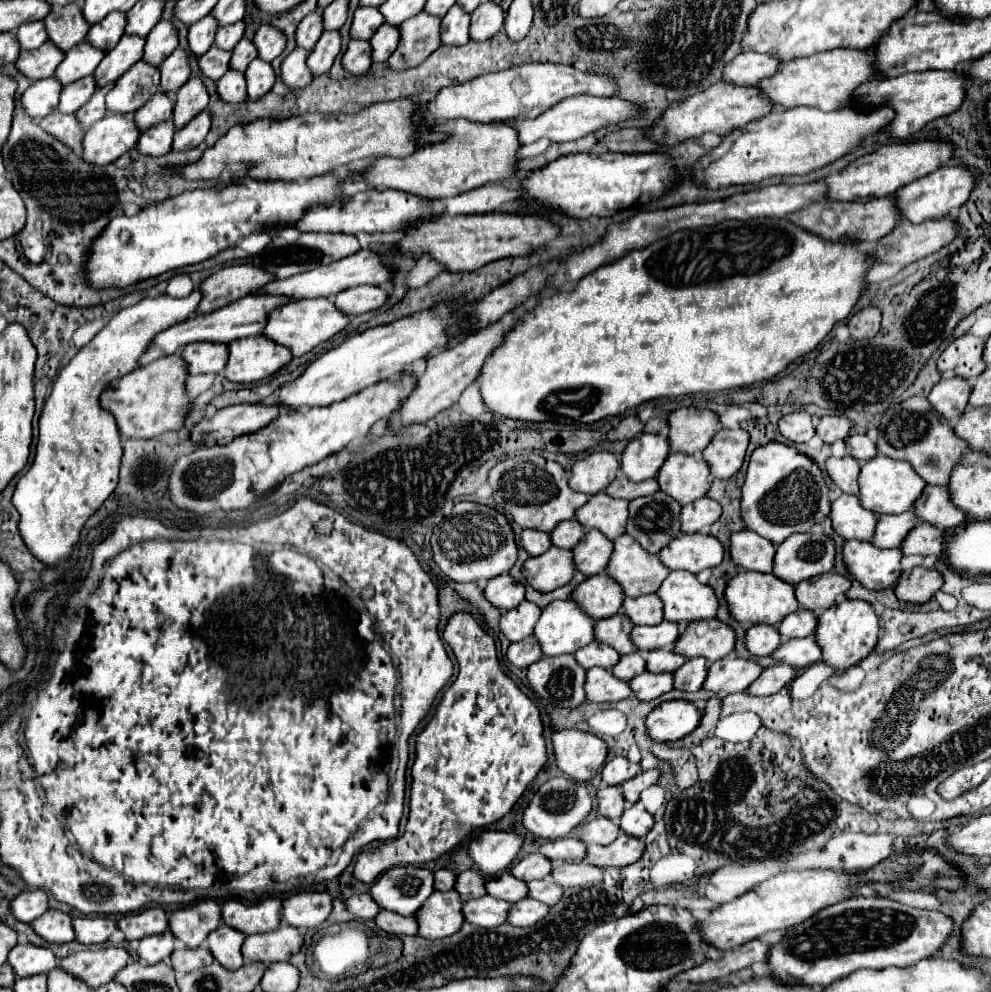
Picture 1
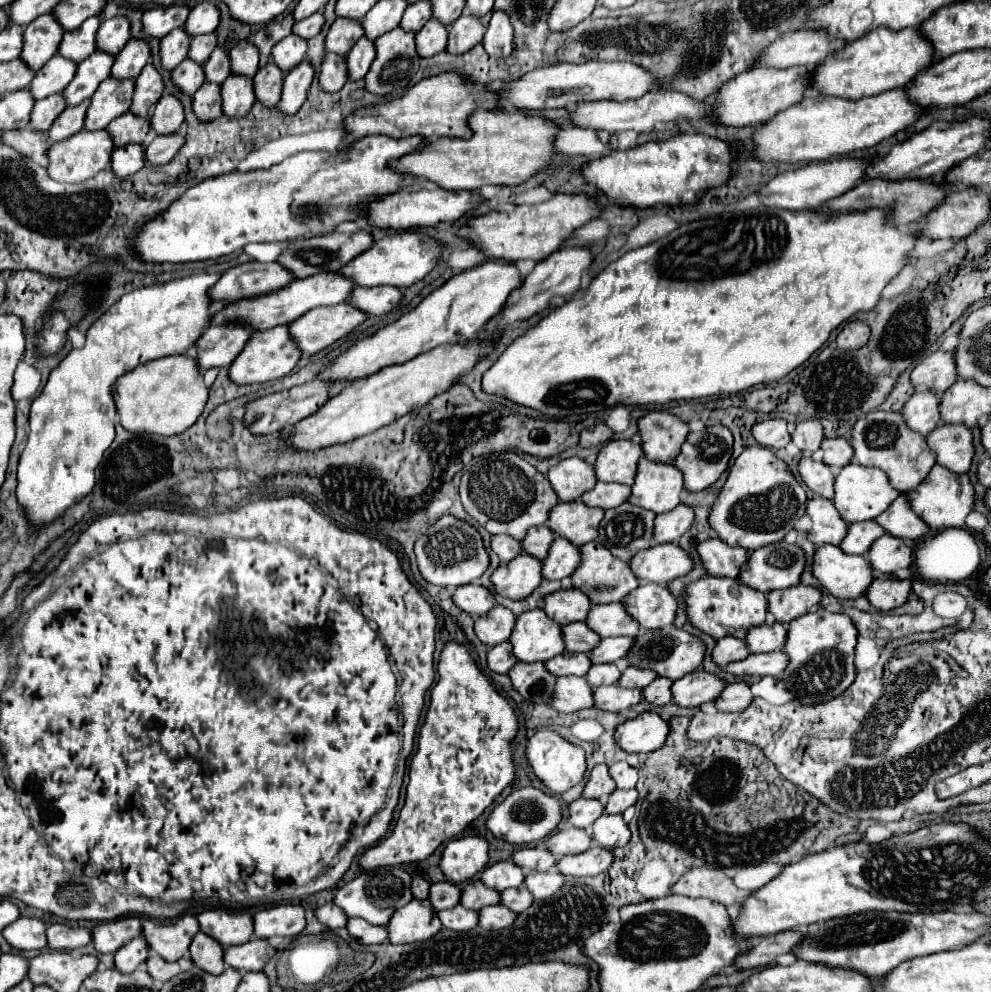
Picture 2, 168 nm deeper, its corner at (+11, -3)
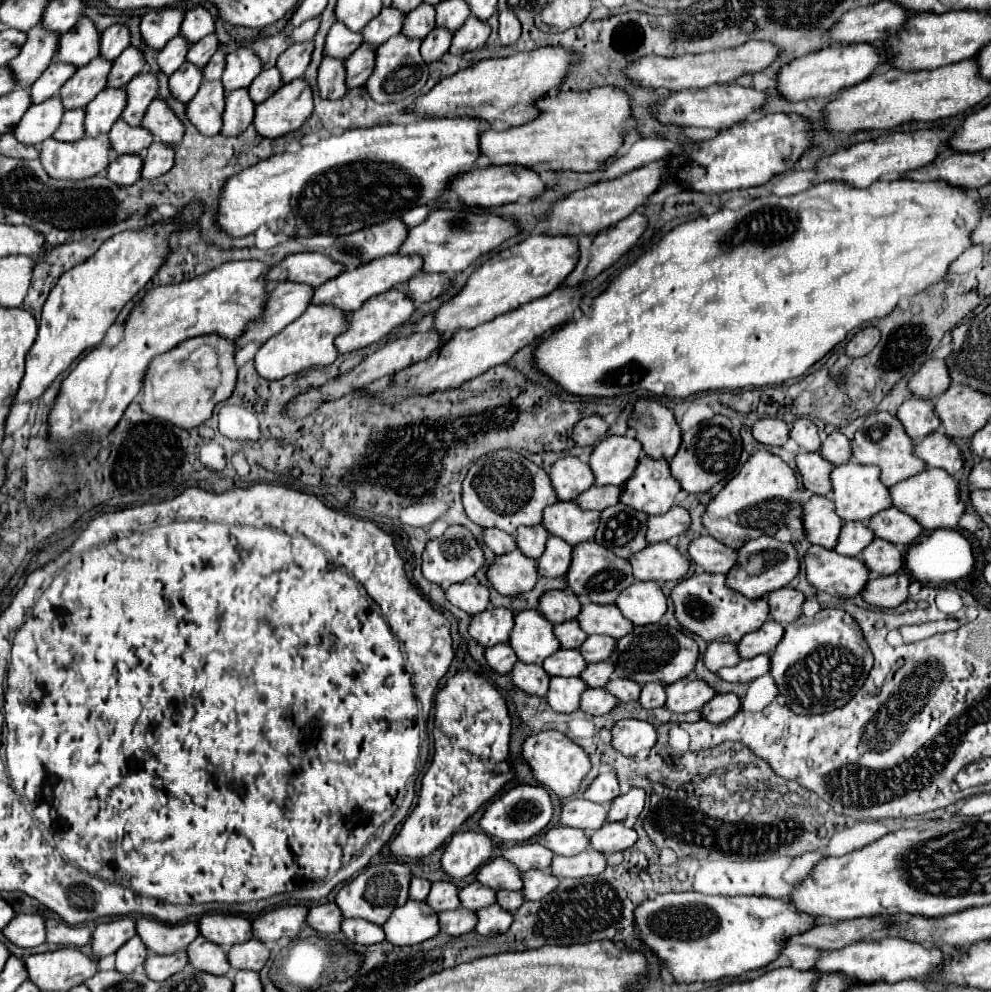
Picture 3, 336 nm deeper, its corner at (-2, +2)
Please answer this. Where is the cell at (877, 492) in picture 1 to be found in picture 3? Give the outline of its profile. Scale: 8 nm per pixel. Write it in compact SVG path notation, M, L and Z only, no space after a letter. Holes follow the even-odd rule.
M845 463L835 467L831 473L831 499L835 503L835 511L843 521L869 521L873 515L877 515L883 509L889 509L893 505L889 497L889 489L879 479L879 469L873 465L859 465L859 463Z

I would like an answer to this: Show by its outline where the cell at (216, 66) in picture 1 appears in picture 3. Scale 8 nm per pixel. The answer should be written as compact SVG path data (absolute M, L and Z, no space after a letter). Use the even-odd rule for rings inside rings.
M183 63L171 77L169 77L169 91L171 95L181 101L181 103L189 103L193 99L193 95L197 93L199 85L203 81L201 69L195 67L193 63Z

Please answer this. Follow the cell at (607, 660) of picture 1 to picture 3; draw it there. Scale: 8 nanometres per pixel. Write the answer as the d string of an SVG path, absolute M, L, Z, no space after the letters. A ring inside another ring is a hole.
M559 649L553 655L549 655L549 659L543 661L543 669L551 677L573 677L579 675L585 667L587 667L585 659L575 649L567 649L567 651Z

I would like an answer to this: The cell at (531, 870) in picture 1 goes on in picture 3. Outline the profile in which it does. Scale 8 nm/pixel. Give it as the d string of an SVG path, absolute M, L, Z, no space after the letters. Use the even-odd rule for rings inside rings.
M495 857L489 863L485 863L477 873L477 881L495 891L501 891L501 889L519 891L523 887L519 869L513 863L505 861L503 857Z

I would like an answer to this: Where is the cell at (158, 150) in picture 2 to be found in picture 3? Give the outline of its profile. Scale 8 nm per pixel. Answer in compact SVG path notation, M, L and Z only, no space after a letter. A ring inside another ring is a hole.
M153 141L153 147L149 147L147 157L143 159L141 177L143 179L157 179L159 175L165 175L173 167L173 157L175 157L173 147Z

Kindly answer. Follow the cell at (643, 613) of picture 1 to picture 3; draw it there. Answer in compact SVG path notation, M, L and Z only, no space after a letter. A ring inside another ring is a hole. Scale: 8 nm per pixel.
M587 603L581 607L577 615L577 623L587 635L605 635L613 639L621 639L629 631L633 631L633 623L629 623L621 615L619 607L613 605L601 607L597 603Z

